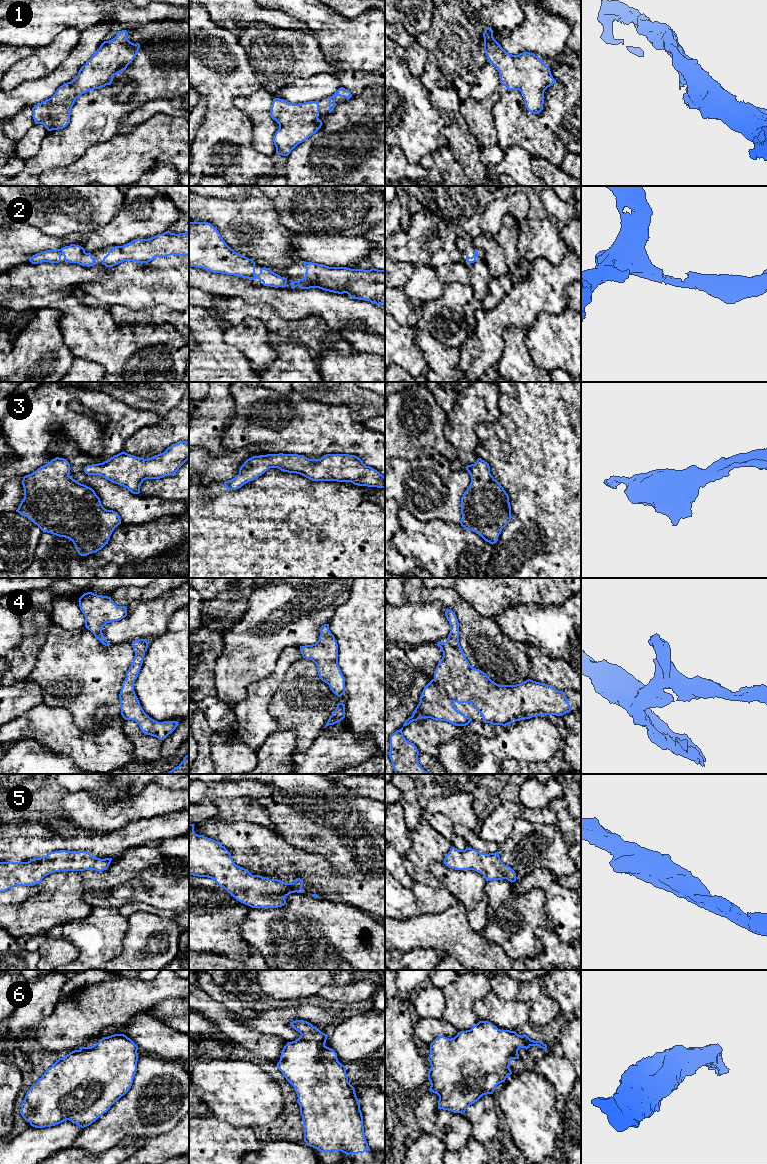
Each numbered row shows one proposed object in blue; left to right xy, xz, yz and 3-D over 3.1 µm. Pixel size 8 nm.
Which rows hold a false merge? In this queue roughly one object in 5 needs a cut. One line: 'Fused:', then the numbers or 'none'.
Fused: none

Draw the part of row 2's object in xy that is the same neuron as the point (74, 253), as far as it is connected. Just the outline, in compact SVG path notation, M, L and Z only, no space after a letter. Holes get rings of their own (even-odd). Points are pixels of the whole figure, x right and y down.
M70 244L61 249L48 250L37 253L29 258L32 264L38 264L42 262L59 263L61 256L64 256L64 260L69 263L77 263L82 266L94 266L96 260L92 257L91 253L86 253L85 249L79 245Z

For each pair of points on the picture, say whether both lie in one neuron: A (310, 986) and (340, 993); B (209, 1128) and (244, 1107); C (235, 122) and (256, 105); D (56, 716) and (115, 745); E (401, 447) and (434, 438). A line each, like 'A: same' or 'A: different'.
A: different
B: different
C: different
D: same
E: same

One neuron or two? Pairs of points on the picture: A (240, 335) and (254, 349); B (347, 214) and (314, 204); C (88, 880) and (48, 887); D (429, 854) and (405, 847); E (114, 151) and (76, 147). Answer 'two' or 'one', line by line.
A: one
B: one
C: one
D: two
E: two

